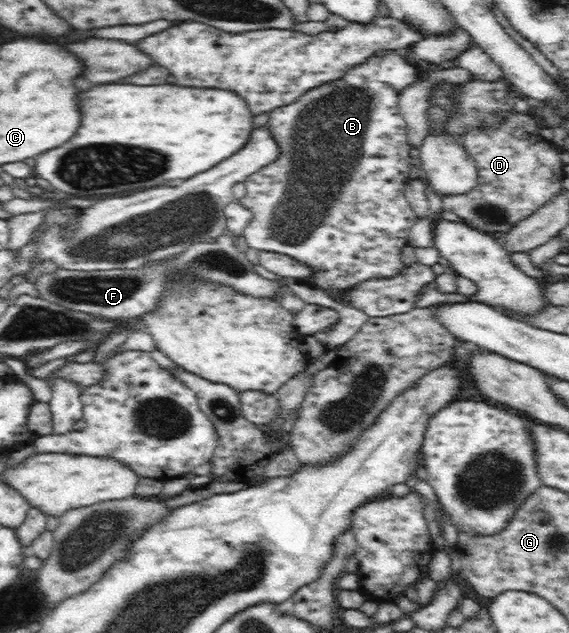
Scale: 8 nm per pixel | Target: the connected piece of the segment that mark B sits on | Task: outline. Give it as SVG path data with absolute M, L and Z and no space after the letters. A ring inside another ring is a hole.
M390 49L376 50L375 54L372 54L367 61L359 63L352 69L348 69L342 80L307 91L302 97L296 98L294 102L290 102L287 106L280 106L268 112L268 121L265 124L265 128L269 131L269 135L272 136L273 142L279 147L276 159L273 159L270 165L266 165L256 173L250 174L243 181L246 189L244 196L233 199L233 201L244 204L246 208L250 208L251 215L255 217L243 229L242 234L246 237L246 243L254 249L292 256L292 259L305 265L313 272L308 281L305 281L305 279L300 279L299 281L309 283L315 288L322 290L328 287L345 290L346 288L356 287L357 284L368 279L380 279L382 277L380 275L382 267L368 267L368 263L376 263L380 259L364 259L362 257L362 255L366 255L364 249L374 249L372 255L376 255L378 251L384 251L390 257L394 257L394 253L398 255L400 249L408 244L410 229L418 220L408 203L406 194L408 183L408 175L406 173L408 173L408 167L410 167L410 159L408 159L410 145L407 142L407 123L399 108L400 93L408 90L408 87L415 85L418 81L418 64L412 64L408 58L404 57L402 51Z

